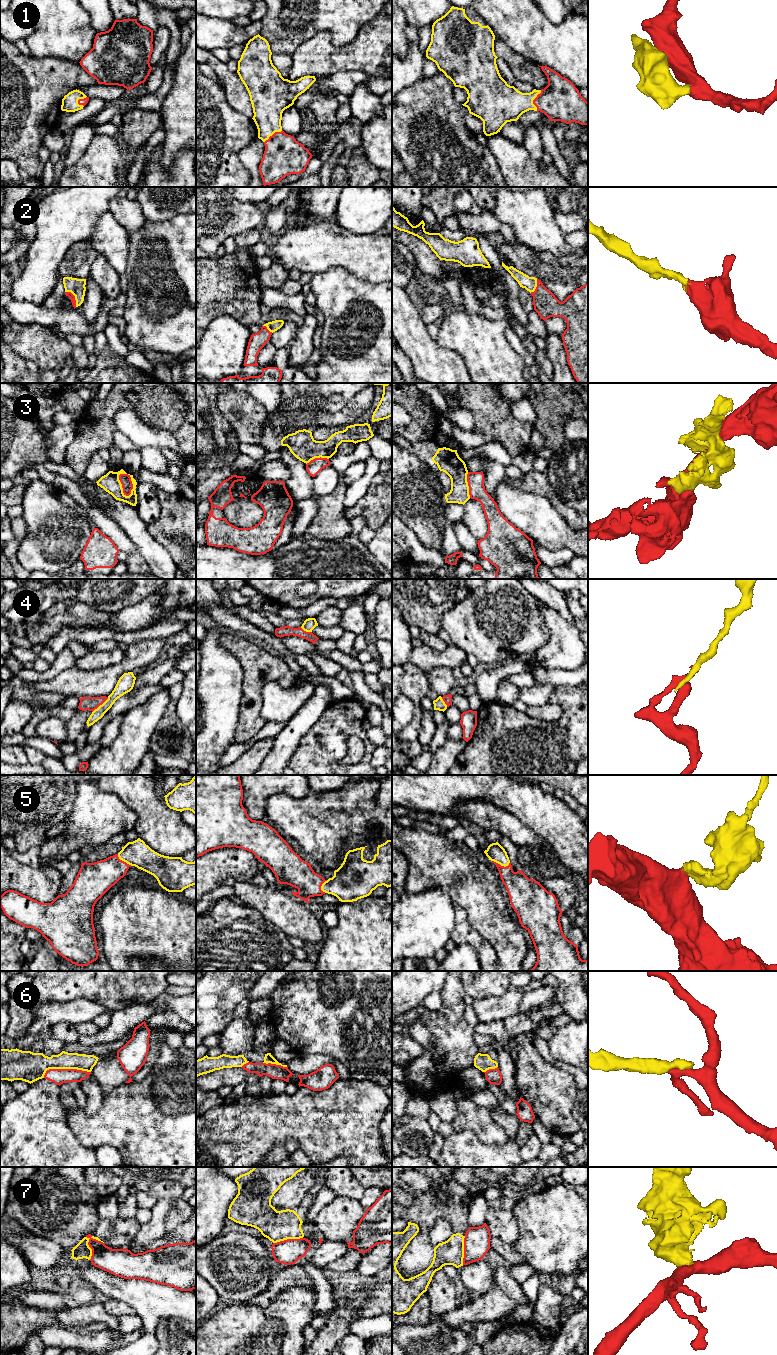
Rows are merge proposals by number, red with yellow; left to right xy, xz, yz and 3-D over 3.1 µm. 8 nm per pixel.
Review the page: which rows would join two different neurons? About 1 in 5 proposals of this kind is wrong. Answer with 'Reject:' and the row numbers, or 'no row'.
Reject: 3, 4, 6, 7

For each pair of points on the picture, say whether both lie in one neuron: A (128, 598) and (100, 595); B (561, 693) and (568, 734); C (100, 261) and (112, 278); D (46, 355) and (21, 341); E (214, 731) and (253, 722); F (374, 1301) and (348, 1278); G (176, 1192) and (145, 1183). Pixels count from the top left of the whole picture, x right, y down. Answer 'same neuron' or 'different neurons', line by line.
A: same neuron
B: same neuron
C: same neuron
D: same neuron
E: different neurons
F: same neuron
G: same neuron

